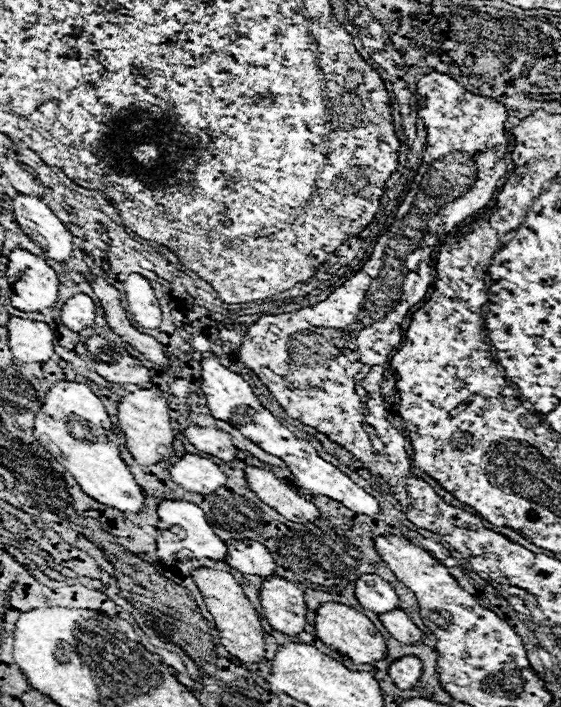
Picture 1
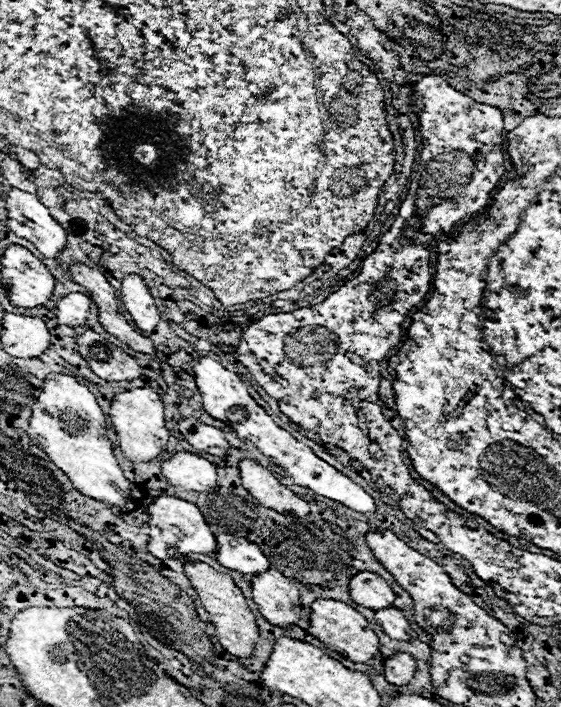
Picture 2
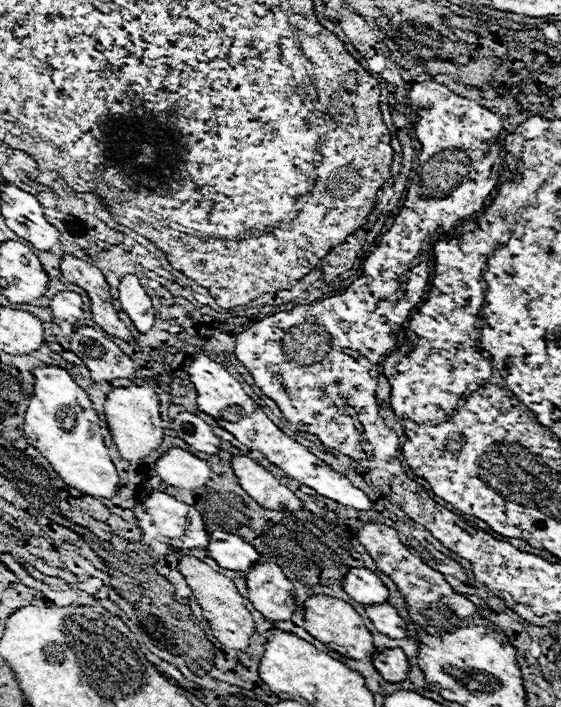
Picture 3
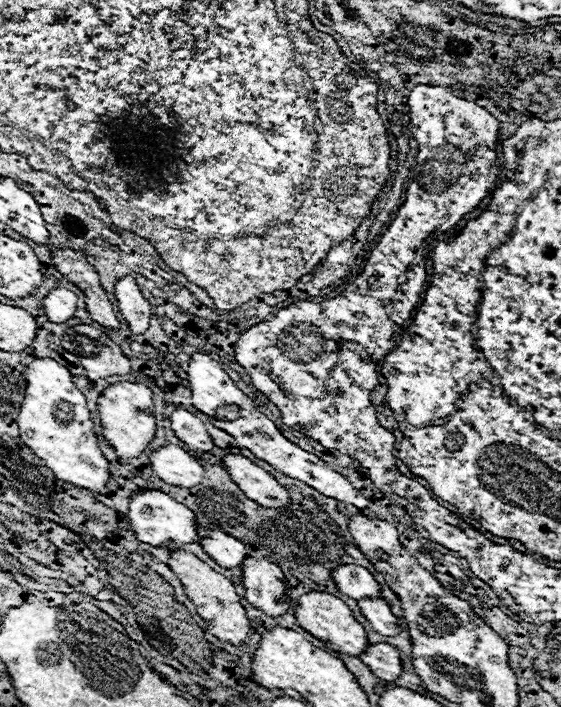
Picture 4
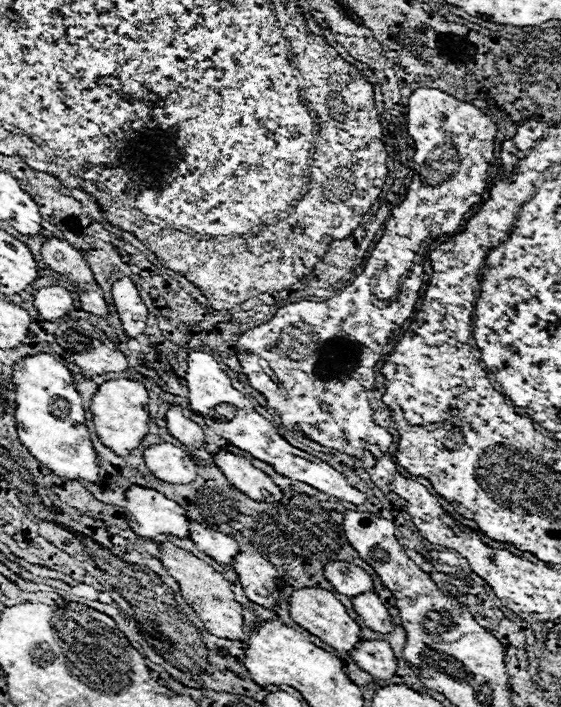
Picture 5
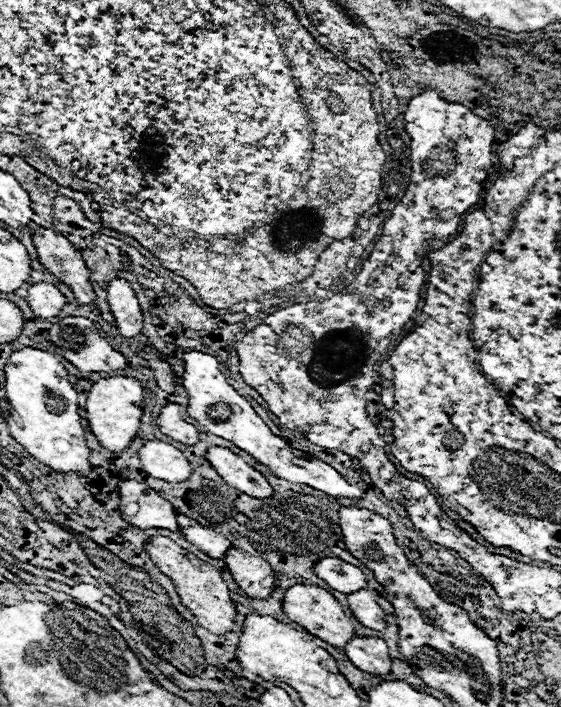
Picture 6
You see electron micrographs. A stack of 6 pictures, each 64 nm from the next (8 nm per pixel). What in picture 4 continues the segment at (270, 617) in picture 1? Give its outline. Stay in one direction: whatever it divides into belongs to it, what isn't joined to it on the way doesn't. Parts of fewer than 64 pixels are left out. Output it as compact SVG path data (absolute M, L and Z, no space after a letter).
M246 558L242 566L242 582L246 588L244 598L272 618L284 616L294 606L286 594L286 578L280 566L268 560Z

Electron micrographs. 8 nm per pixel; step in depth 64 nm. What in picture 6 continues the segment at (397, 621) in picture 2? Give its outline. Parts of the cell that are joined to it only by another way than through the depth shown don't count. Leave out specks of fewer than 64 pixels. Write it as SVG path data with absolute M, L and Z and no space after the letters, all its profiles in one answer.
M360 590L348 596L348 606L354 612L356 620L366 626L366 628L376 628L386 626L386 612L380 608L380 604L374 598L374 592L370 590Z

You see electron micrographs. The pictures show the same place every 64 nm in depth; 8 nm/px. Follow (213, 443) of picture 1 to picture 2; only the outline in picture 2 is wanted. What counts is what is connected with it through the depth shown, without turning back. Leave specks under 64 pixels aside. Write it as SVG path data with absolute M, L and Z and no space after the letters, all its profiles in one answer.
M182 418L178 420L176 424L176 430L182 434L184 440L188 440L194 448L198 450L204 450L212 456L218 456L218 458L226 458L228 456L228 440L224 438L224 432L214 428L214 426L208 426L208 424L202 424L198 422L196 418Z

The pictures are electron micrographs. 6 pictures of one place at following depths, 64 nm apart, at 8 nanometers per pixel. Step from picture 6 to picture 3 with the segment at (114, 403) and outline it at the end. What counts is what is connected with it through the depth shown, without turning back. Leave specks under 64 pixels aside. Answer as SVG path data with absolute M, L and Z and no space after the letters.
M130 386L130 388L116 388L108 394L104 404L106 422L112 434L118 452L126 460L142 460L150 452L154 452L164 440L164 428L160 418L160 400L152 386Z

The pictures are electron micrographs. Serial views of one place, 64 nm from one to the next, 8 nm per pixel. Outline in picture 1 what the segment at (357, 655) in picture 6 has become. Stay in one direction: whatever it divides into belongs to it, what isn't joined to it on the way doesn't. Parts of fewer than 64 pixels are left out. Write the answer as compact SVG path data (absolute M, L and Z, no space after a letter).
M404 656L390 664L388 674L398 688L412 690L412 688L416 688L418 680L422 676L422 662L416 656Z

